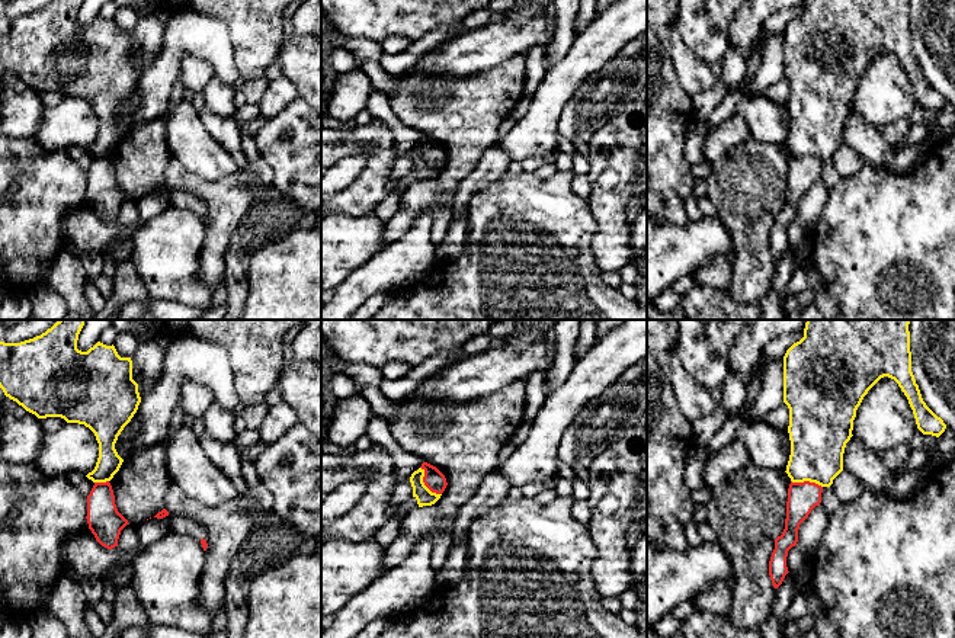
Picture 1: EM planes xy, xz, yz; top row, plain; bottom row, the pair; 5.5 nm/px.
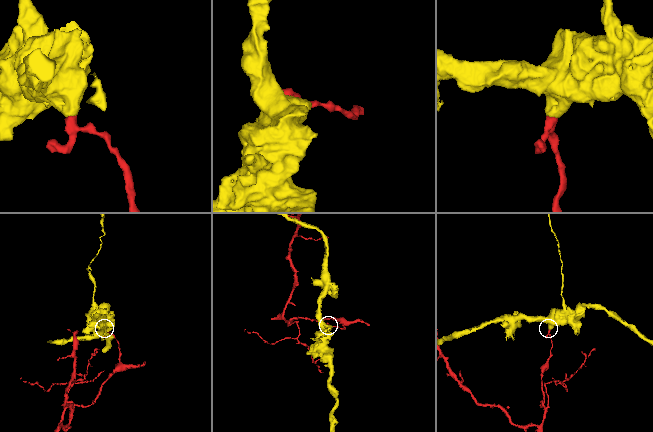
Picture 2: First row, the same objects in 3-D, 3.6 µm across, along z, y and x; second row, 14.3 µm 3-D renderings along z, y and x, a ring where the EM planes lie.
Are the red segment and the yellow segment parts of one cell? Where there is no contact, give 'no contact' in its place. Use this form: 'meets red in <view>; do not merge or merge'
meets red in xz; do not merge

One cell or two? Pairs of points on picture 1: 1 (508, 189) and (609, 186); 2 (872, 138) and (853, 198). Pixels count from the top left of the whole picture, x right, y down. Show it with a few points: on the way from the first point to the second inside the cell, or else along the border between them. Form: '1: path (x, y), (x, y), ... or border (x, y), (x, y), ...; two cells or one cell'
1: border (586, 199), (596, 224), (596, 233); two cells
2: border (871, 162), (903, 175); two cells

